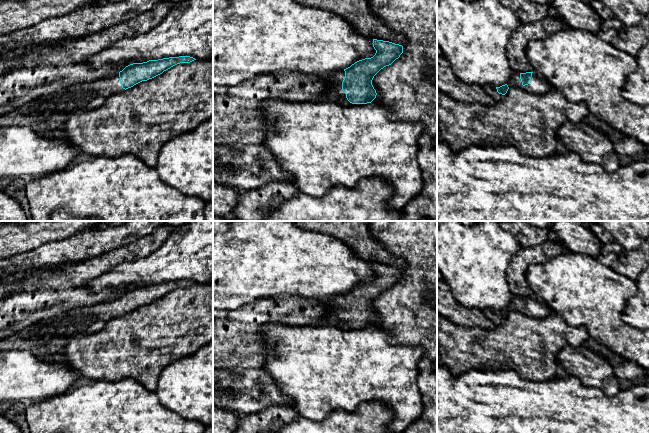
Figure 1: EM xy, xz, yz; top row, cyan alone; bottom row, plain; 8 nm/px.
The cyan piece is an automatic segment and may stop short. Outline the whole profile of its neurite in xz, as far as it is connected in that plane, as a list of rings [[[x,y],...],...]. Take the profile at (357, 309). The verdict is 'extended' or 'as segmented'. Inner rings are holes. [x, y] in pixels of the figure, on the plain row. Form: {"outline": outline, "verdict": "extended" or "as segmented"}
{"outline": [[[373,263],[372,268],[376,274],[373,281],[320,300],[326,306],[326,315],[315,324],[334,324],[344,329],[371,327],[377,319],[372,309],[374,300],[403,277],[402,269],[389,265]]], "verdict": "extended"}

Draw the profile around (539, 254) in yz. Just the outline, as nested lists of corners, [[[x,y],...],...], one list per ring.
[[[549,240],[531,248],[520,248],[508,268],[508,285],[513,297],[533,296],[533,291],[526,279],[530,265],[544,264],[567,251],[560,242]]]

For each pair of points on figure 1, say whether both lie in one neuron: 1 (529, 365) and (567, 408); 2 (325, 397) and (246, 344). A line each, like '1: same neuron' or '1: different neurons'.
1: different neurons
2: different neurons

